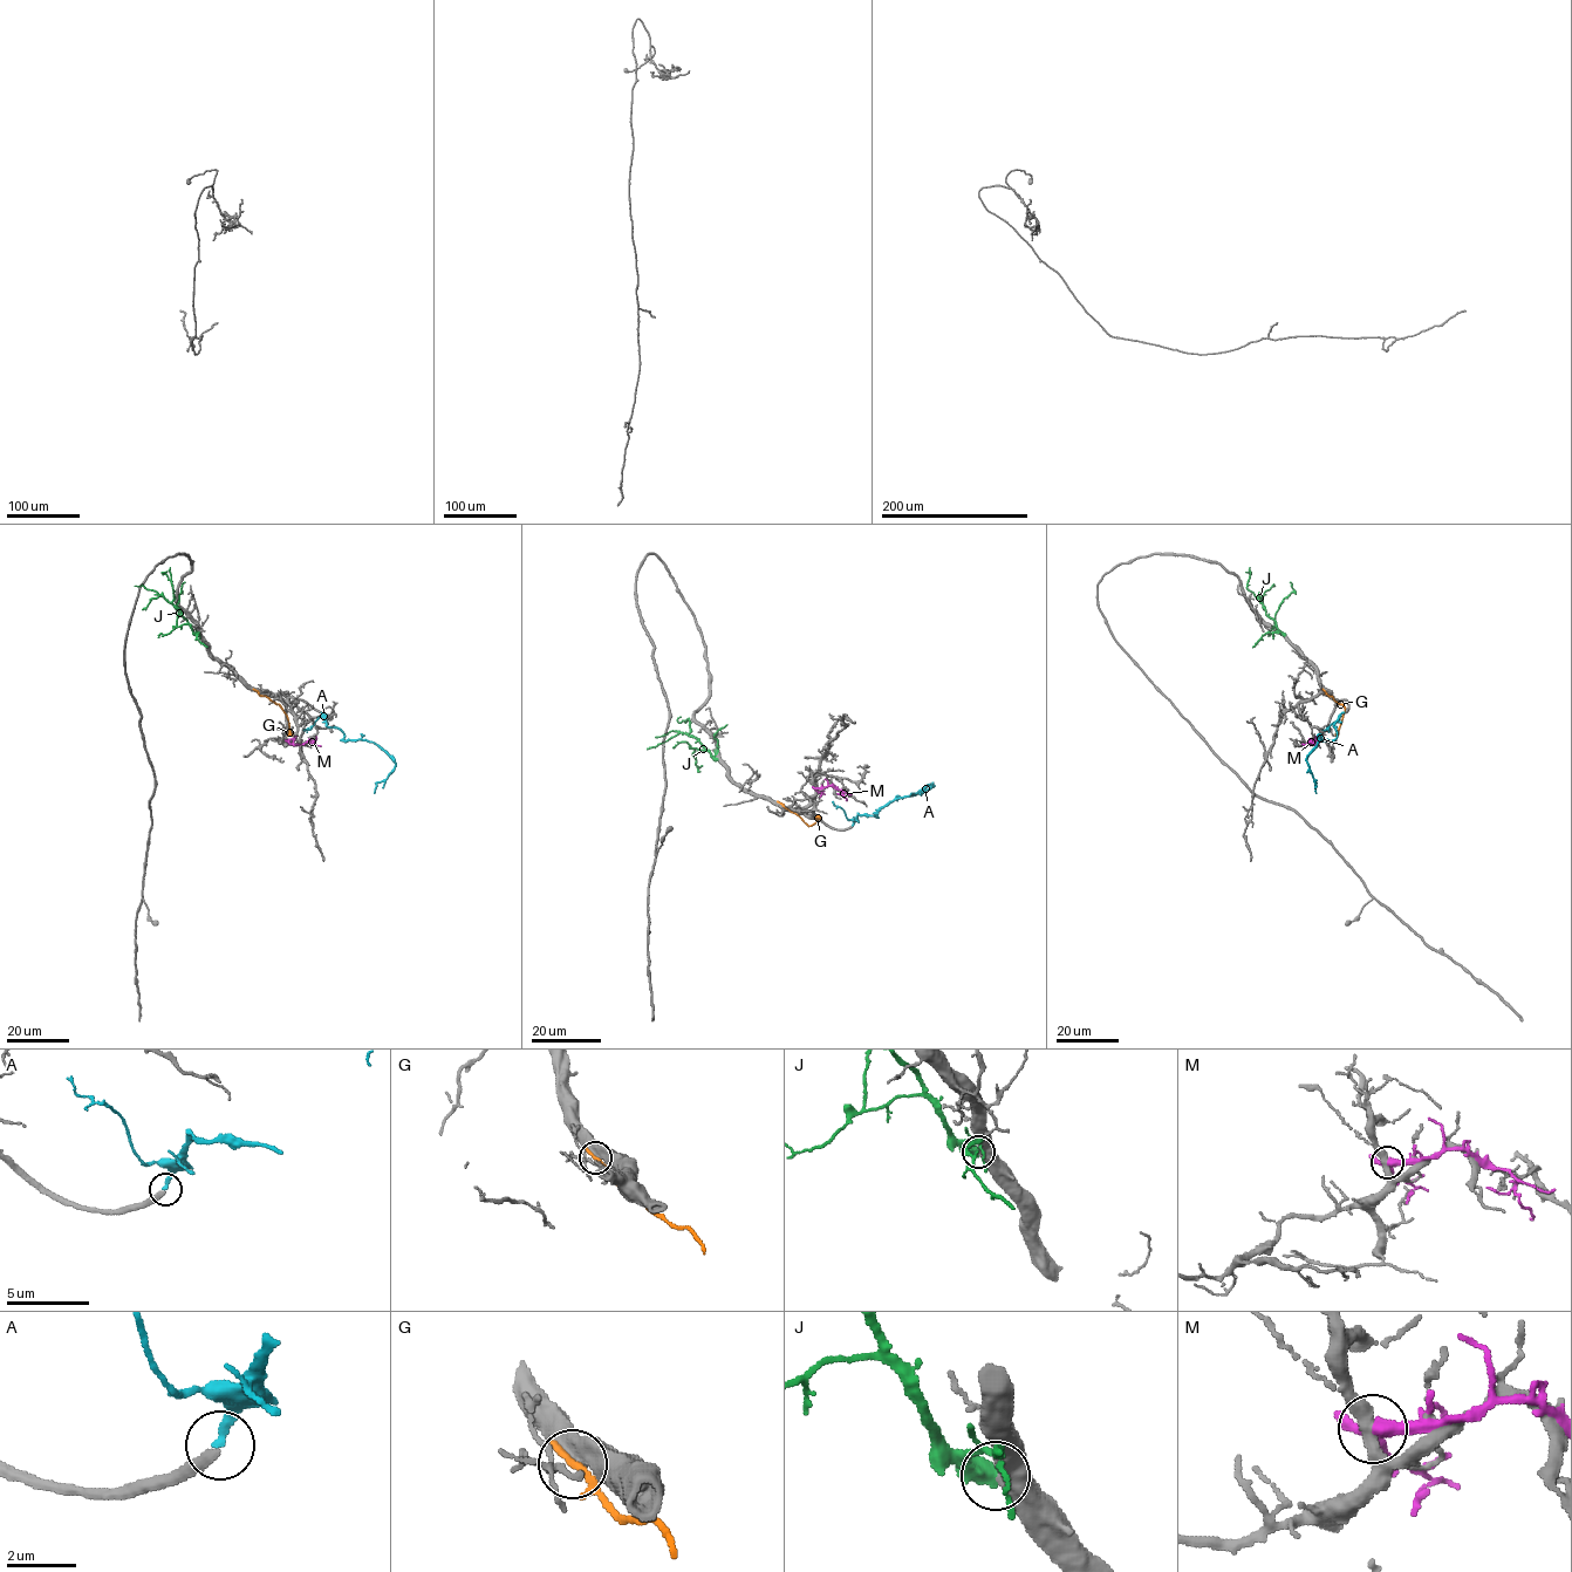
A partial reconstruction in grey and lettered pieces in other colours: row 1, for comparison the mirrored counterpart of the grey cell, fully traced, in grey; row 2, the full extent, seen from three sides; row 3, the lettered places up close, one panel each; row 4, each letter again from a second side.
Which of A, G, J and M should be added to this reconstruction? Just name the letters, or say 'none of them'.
A

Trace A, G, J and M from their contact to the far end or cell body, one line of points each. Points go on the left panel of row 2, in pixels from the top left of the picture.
A: (322, 712), (327, 725), (337, 728), (343, 739), (375, 743), (395, 764), (385, 779), (376, 783), (374, 793)
G: (255, 690), (281, 708), (292, 736)
J: (198, 635), (172, 603), (171, 582), (163, 574), (165, 572)
M: (288, 743), (313, 744), (315, 736)

